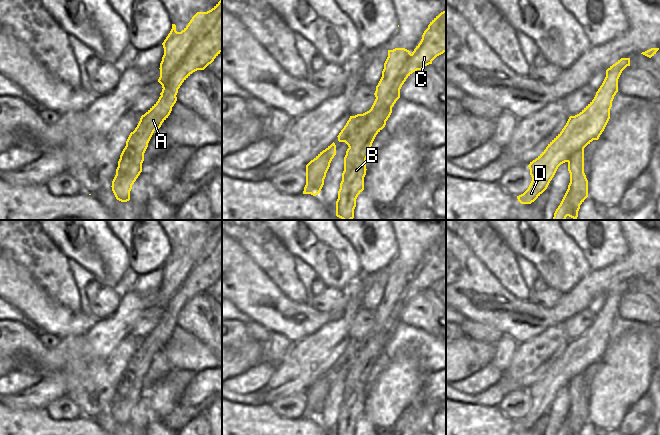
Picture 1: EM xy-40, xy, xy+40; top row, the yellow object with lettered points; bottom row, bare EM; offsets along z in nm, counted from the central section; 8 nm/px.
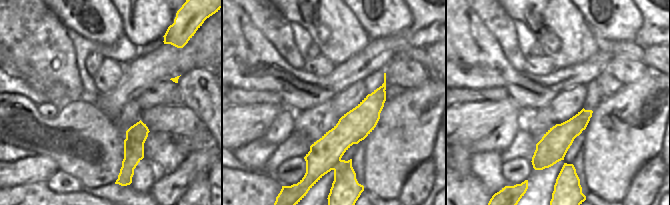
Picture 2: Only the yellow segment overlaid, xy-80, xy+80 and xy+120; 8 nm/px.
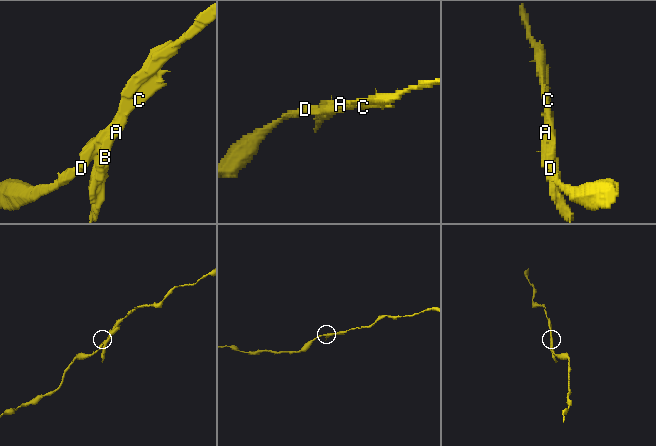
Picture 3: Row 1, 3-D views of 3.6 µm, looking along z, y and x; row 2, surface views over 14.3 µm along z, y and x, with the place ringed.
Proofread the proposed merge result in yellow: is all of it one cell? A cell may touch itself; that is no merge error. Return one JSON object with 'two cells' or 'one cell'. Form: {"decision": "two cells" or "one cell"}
{"decision": "two cells"}

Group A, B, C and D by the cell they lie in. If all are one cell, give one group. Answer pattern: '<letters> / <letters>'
A B C / D

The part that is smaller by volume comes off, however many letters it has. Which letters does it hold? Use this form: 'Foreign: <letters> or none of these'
Foreign: A, B, C

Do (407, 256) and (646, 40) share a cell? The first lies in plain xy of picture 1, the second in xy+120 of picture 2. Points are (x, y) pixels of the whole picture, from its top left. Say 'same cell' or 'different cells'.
same cell

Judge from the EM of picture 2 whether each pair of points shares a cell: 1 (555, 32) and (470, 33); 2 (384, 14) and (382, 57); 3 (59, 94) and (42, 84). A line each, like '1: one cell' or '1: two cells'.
1: two cells
2: two cells
3: one cell

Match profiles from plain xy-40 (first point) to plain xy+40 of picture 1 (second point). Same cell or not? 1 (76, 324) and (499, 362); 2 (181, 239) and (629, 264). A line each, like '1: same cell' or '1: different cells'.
1: different cells
2: same cell

